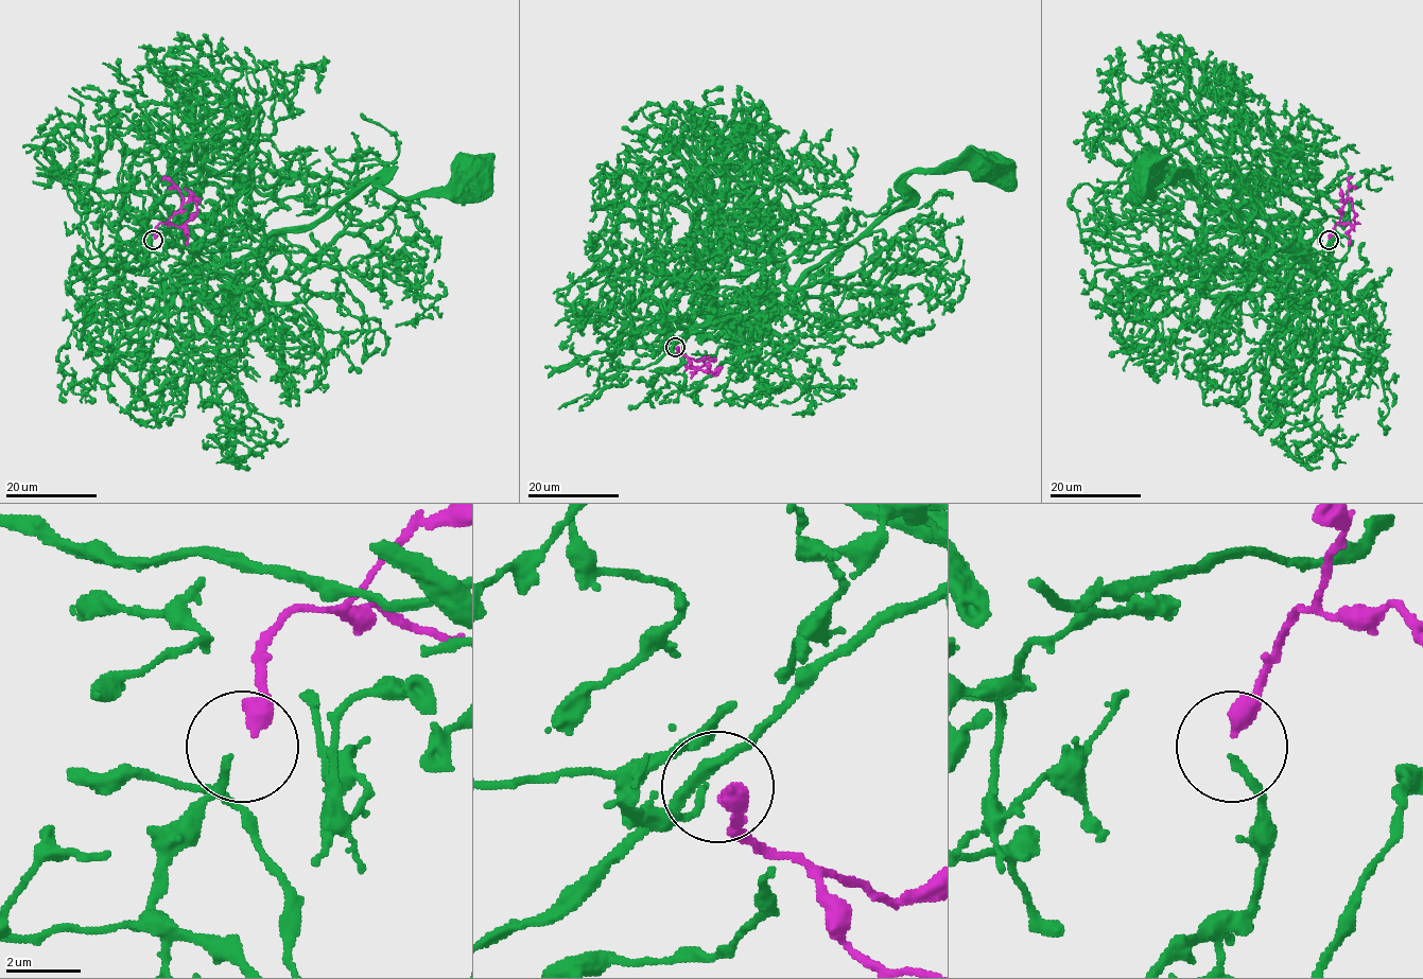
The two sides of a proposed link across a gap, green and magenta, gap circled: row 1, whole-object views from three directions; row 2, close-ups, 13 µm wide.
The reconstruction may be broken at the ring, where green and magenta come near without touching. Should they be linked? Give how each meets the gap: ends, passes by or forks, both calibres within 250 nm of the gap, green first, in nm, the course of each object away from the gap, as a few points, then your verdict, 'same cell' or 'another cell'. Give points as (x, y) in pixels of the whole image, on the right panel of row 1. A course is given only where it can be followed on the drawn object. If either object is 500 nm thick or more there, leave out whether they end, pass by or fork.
green ends there; magenta ends there; 200 nm thick on the green side, 440 nm on the other; green runs (1329, 241), (1309, 273), (1304, 243), (1312, 264), (1186, 176), (1151, 197), (1146, 173); magenta runs (1329, 238), (1342, 213), (1346, 179); same cell

